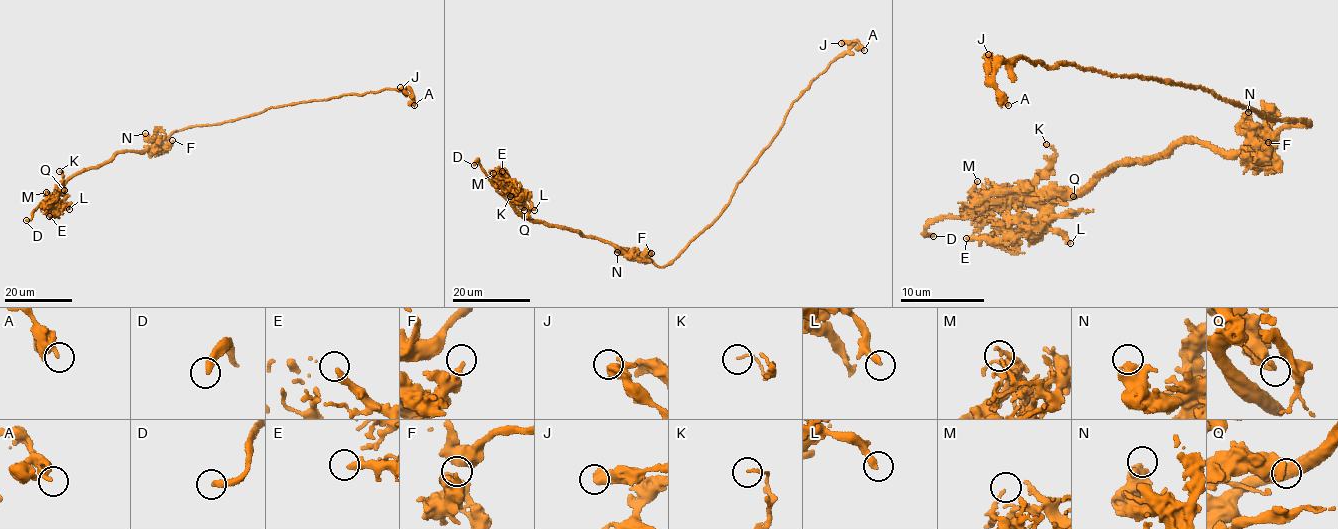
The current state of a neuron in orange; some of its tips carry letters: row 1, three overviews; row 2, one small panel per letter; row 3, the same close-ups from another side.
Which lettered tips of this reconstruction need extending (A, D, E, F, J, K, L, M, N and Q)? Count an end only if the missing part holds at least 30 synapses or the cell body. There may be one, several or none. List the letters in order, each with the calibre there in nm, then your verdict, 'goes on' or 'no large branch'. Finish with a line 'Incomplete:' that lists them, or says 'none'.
A: calibre 280 nm; no large branch
D: calibre 320 nm; goes on
E: calibre 340 nm; no large branch
F: calibre 280 nm; no large branch
J: calibre 500 nm; no large branch
K: calibre 110 nm; no large branch
L: calibre 320 nm; no large branch
M: calibre 130 nm; no large branch
N: calibre 600 nm; no large branch
Q: calibre 400 nm; no large branch
Incomplete: D

